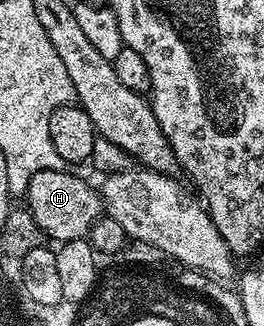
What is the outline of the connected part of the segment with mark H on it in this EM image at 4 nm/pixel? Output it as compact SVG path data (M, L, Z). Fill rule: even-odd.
M61 169L39 171L39 175L35 175L29 184L28 211L50 242L64 243L88 238L91 227L102 216L103 202L100 192L94 186L92 189L83 178L76 177L73 173L76 172Z

